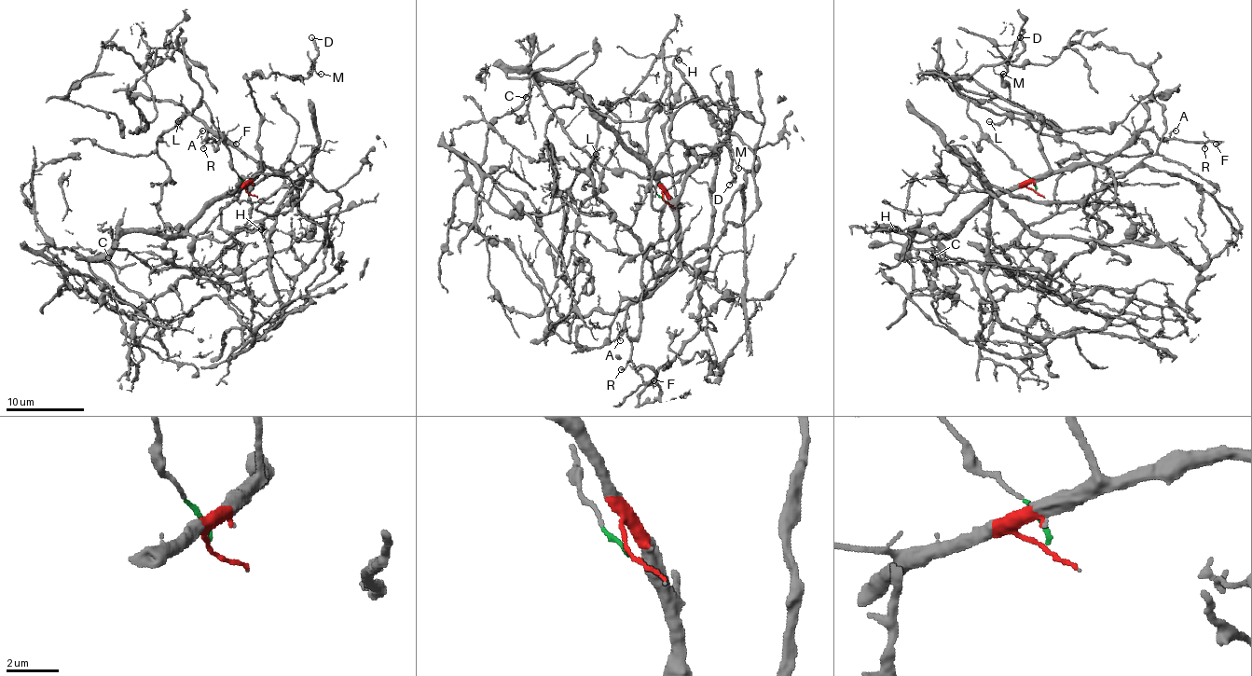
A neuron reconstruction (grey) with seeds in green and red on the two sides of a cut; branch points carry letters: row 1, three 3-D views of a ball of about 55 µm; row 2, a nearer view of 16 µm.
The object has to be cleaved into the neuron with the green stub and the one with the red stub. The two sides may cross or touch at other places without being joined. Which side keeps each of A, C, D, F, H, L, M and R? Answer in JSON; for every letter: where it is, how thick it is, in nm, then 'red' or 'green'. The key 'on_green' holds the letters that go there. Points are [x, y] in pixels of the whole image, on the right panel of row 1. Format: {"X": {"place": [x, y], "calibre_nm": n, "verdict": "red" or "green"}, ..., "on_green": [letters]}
{"A": {"place": [1176, 131], "calibre_nm": 110, "verdict": "red"}, "C": {"place": [932, 257], "calibre_nm": 100, "verdict": "red"}, "D": {"place": [1020, 37], "calibre_nm": 200, "verdict": "red"}, "F": {"place": [1216, 144], "calibre_nm": 200, "verdict": "red"}, "H": {"place": [895, 229], "calibre_nm": 340, "verdict": "red"}, "L": {"place": [989, 121], "calibre_nm": 190, "verdict": "green"}, "M": {"place": [1003, 74], "calibre_nm": 110, "verdict": "red"}, "R": {"place": [1204, 148], "calibre_nm": 130, "verdict": "red"}, "on_green": ["L"]}

